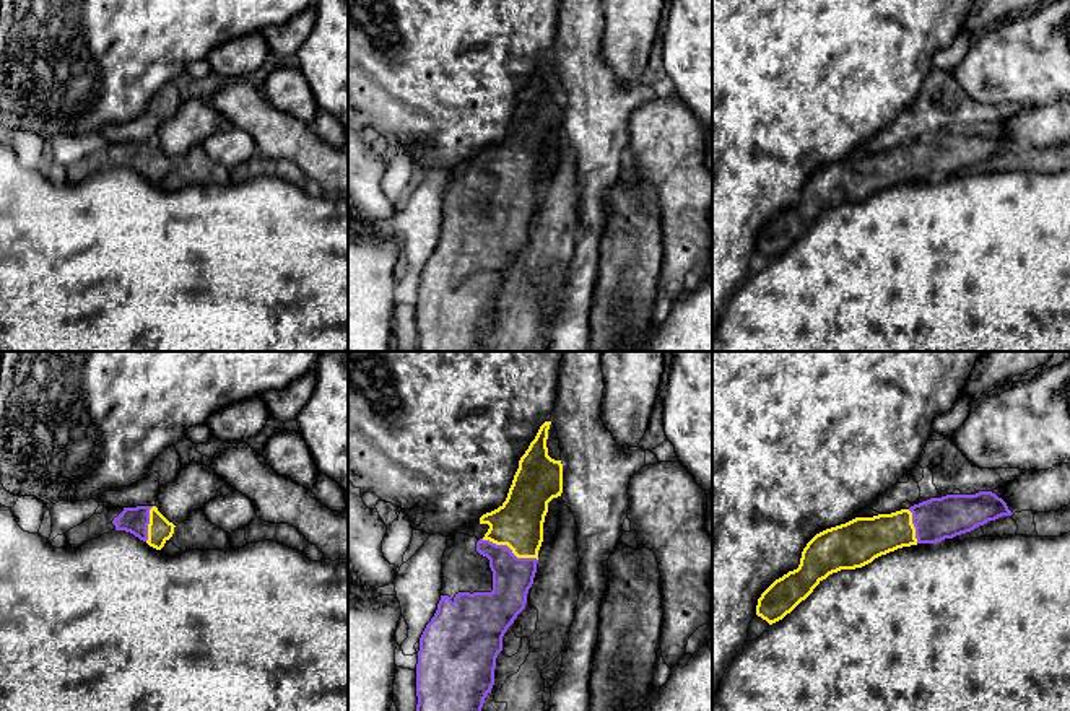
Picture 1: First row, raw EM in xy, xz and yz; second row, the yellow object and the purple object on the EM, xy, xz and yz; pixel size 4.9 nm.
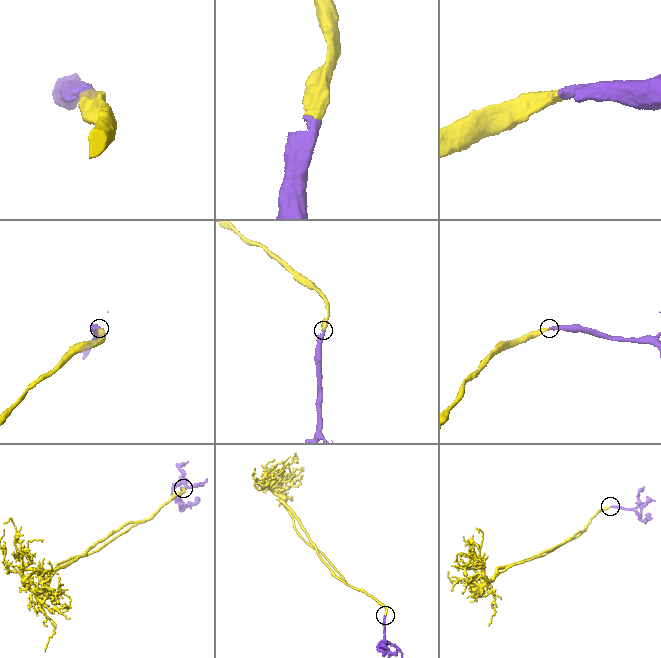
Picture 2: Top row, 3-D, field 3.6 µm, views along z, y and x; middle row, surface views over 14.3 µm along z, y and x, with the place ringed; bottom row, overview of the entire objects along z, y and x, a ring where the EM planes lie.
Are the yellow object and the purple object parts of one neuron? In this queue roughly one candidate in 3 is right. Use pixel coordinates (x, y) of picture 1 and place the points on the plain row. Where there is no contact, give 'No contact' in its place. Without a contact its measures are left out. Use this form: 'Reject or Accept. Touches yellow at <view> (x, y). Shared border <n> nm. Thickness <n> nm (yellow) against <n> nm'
Accept. Touches yellow at xz (509, 183). Shared border 300 nm. Thickness 240 nm (yellow) against 200 nm

